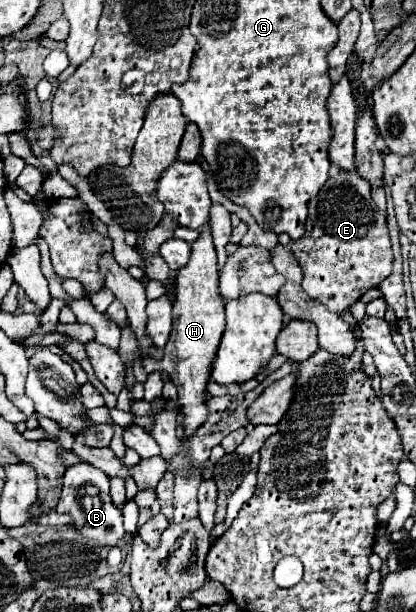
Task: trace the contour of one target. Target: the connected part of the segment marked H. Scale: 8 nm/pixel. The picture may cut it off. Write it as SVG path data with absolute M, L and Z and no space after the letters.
M203 226L201 236L191 244L191 260L185 268L177 272L177 292L173 304L173 330L165 346L165 356L161 360L145 358L143 366L147 372L167 372L171 382L179 390L177 406L183 412L183 436L195 434L195 430L207 420L207 384L211 378L211 362L215 360L215 350L219 348L219 338L225 330L225 300L219 294L219 268L217 254L209 226Z

